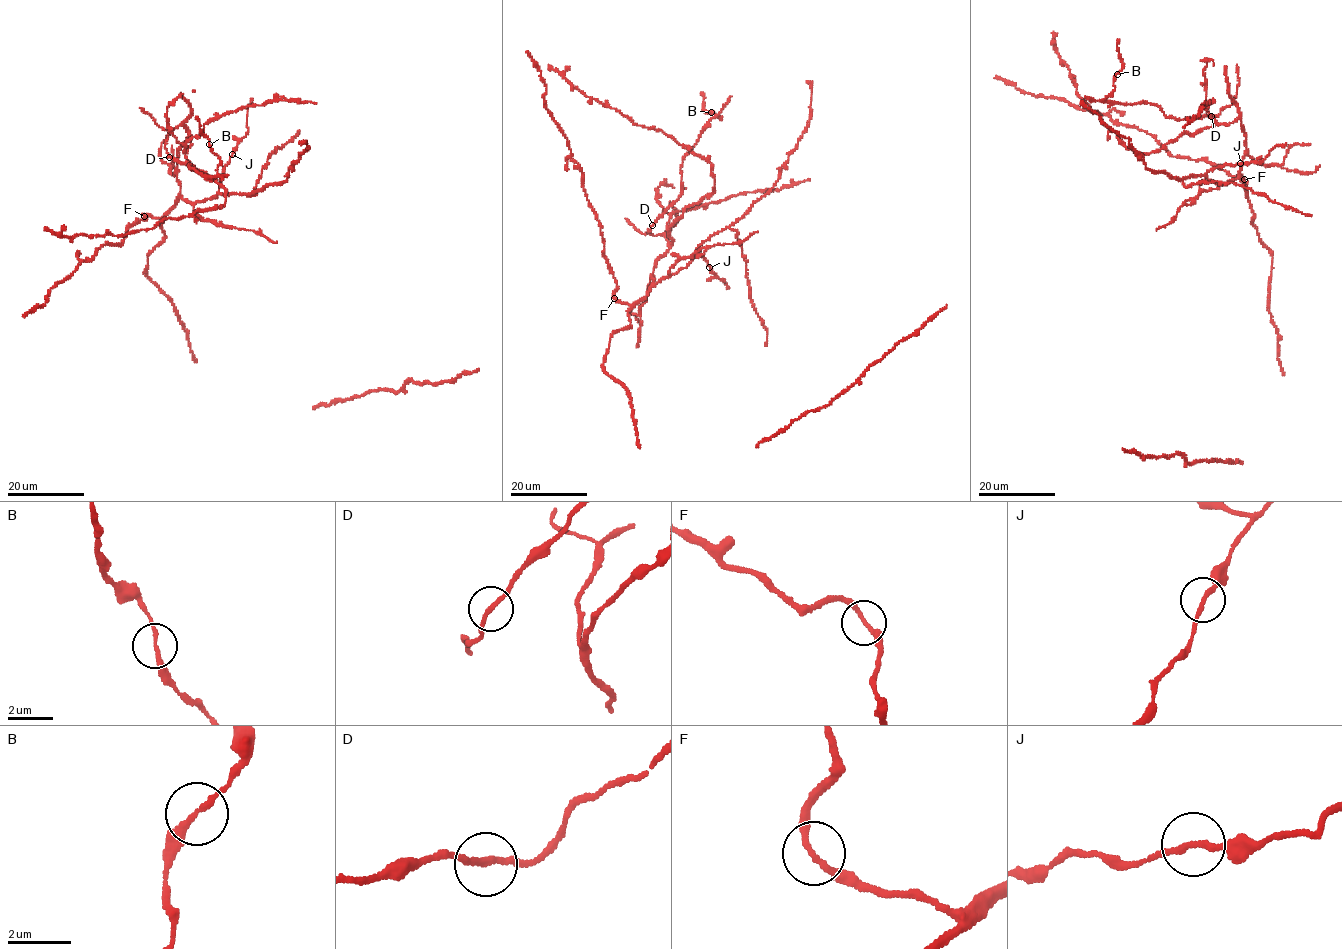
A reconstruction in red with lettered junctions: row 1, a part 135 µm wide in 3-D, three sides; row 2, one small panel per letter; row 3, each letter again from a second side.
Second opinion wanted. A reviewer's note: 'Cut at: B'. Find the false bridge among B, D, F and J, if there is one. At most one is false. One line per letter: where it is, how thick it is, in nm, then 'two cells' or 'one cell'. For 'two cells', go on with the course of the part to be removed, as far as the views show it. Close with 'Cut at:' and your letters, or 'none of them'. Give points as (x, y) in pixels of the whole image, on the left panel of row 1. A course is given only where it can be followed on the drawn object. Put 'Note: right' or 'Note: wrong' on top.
Note: wrong
B: (209, 144) | 190 nm | one cell
D: (169, 157) | 190 nm | one cell
F: (144, 216) | 190 nm | one cell
J: (232, 154) | 190 nm | one cell
Cut at: none of them

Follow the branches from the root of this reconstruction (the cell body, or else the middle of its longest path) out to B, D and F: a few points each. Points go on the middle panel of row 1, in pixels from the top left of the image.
B: (608, 345), (653, 283), (669, 243), (648, 230), (681, 193), (684, 157), (721, 117), (711, 112)
D: (608, 345), (629, 326), (628, 311), (668, 249), (663, 236), (650, 234), (652, 225)
F: (608, 345), (613, 333), (629, 326), (628, 312), (632, 307), (615, 298)

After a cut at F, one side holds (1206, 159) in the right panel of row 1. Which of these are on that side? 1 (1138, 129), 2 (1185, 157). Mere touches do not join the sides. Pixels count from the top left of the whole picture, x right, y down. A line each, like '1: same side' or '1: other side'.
1: same side
2: same side

